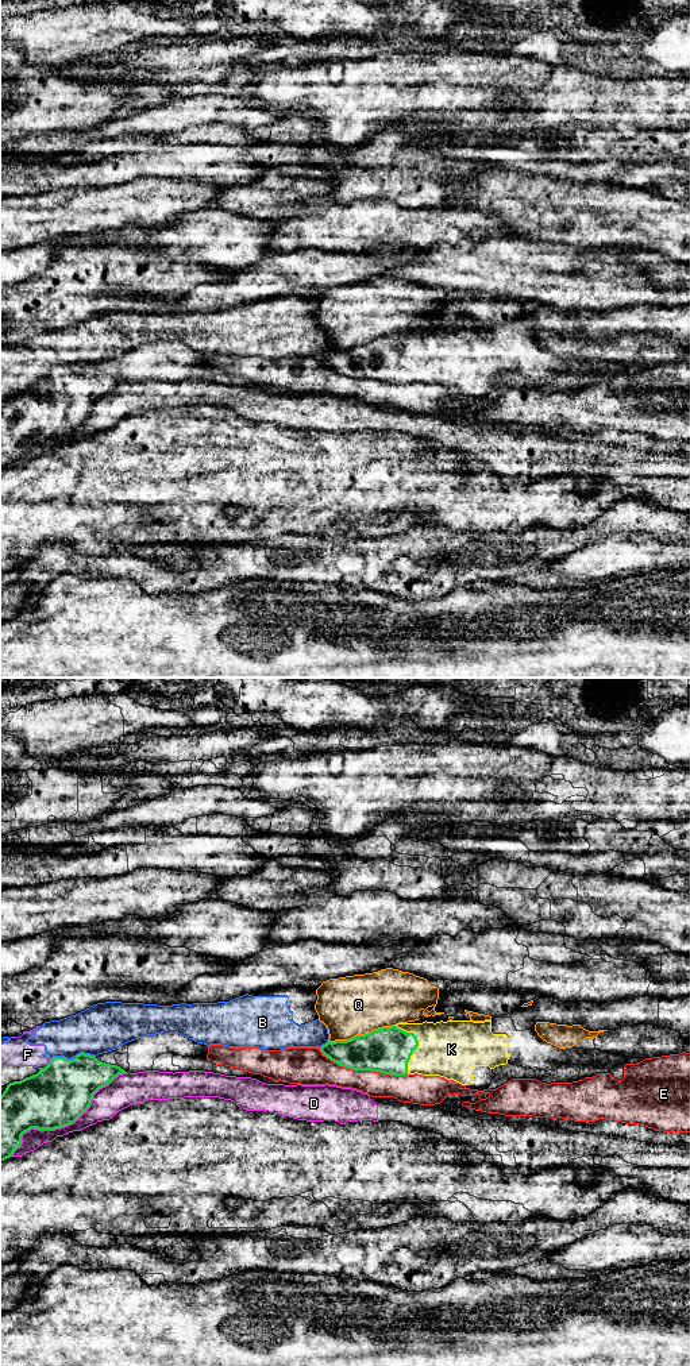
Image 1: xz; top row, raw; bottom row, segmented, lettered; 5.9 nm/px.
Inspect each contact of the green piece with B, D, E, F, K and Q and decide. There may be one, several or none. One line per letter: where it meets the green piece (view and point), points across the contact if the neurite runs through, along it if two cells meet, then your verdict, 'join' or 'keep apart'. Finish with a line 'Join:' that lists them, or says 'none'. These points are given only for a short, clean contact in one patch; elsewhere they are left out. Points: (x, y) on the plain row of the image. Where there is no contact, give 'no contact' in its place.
B: xz (74, 367) | keep apart
D: xz (66, 433) | keep apart
E: xz (362, 378) | keep apart
F: xz (47, 374) | keep apart
K: xz (417, 354) | join
Q: xz (361, 344) | along xz (394, 334), (328, 351) | keep apart
Join: K

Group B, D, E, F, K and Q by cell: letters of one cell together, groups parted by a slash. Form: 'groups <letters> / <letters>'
groups B F / D / E / K / Q

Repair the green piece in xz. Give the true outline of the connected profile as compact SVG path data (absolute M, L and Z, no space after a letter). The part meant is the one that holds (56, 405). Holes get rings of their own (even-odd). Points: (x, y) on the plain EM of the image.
M80 362L74 368L53 366L36 383L9 391L0 405L0 471L12 466L22 444L31 437L55 439L74 432L89 417L93 404L123 382L127 381L117 374Z

